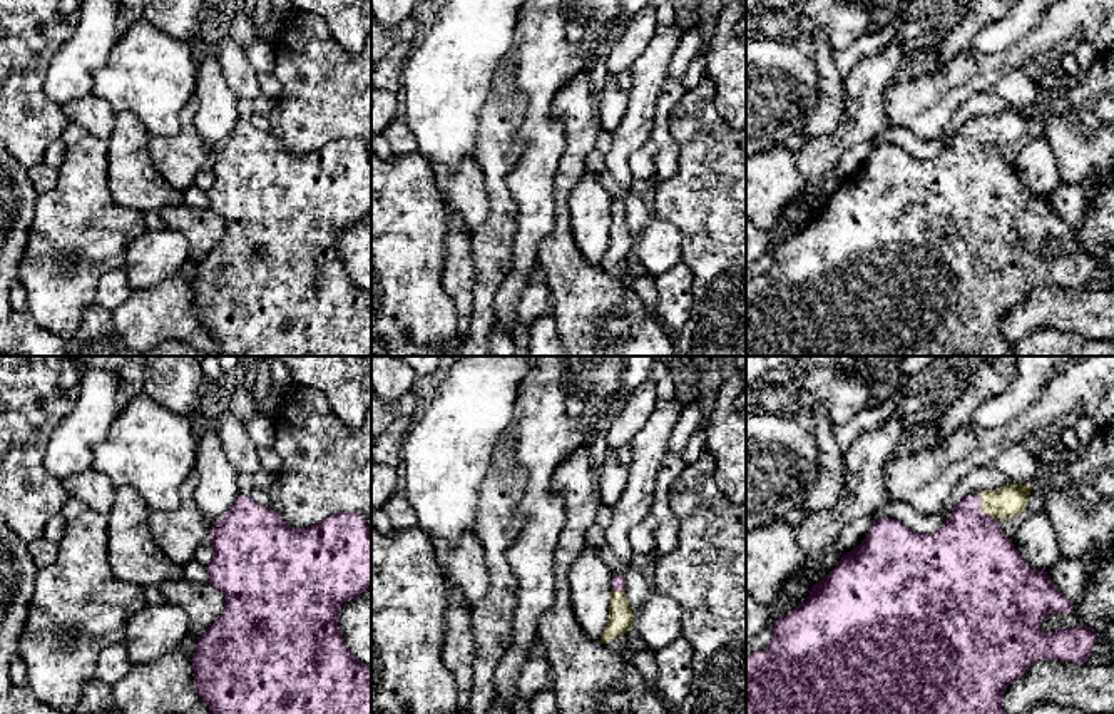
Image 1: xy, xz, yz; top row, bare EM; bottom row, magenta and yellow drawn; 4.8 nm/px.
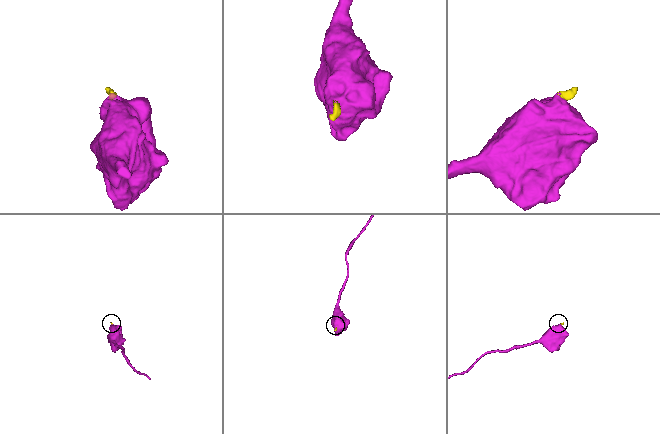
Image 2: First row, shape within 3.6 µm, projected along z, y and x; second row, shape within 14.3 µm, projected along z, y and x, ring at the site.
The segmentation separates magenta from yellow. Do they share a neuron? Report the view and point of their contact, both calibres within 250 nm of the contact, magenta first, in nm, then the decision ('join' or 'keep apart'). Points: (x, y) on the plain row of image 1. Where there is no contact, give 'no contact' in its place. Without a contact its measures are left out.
contact yz (981, 134); calibres 420 and 160 nm; join

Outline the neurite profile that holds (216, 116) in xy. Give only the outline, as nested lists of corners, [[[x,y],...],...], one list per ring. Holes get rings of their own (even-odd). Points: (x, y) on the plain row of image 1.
[[[216,55],[206,57],[197,65],[192,99],[197,104],[194,124],[199,137],[219,147],[229,139],[239,117],[238,97],[227,85]]]

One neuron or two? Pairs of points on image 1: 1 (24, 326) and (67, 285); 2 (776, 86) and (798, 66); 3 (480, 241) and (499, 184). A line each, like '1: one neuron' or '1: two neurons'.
1: two neurons
2: one neuron
3: one neuron

